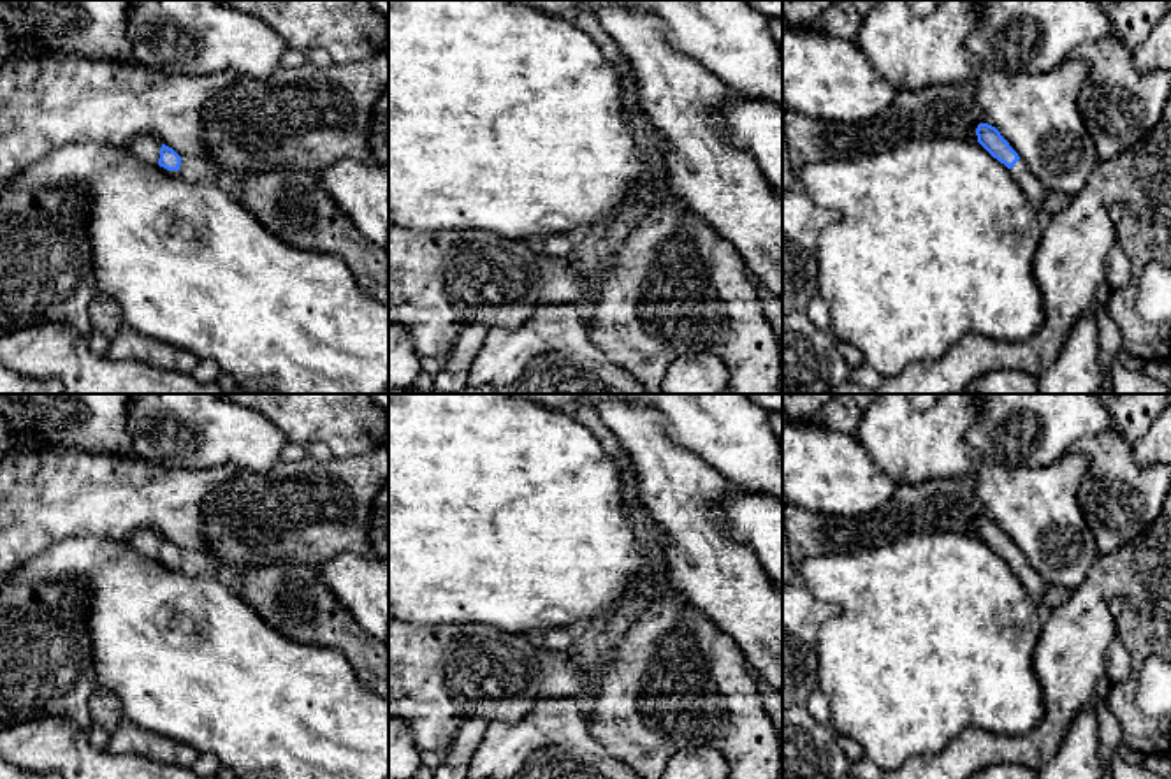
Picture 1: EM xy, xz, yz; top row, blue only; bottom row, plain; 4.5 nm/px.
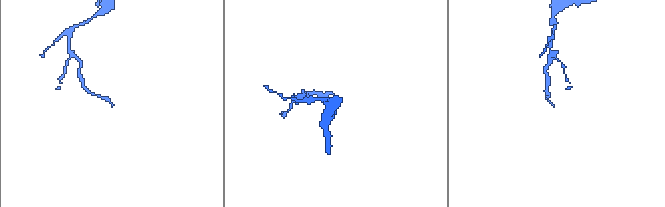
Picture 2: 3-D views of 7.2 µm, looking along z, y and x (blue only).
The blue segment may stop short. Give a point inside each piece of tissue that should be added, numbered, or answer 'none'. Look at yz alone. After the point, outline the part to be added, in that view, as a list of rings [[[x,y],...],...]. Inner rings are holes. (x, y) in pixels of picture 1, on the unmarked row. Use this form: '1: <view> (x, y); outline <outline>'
1: yz (1034, 584); outline [[[1022,552],[1009,563],[1009,568],[1041,608],[1041,600],[1048,587],[1046,582],[1034,572]]]

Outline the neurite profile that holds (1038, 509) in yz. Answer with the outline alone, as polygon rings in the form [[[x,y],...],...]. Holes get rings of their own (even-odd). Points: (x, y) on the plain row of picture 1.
[[[1066,454],[1050,466],[976,466],[978,496],[1046,586],[1078,589],[1099,549],[1078,505],[1088,459]]]

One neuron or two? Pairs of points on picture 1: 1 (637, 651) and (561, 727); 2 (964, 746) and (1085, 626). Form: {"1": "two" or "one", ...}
{"1": "two", "2": "one"}

